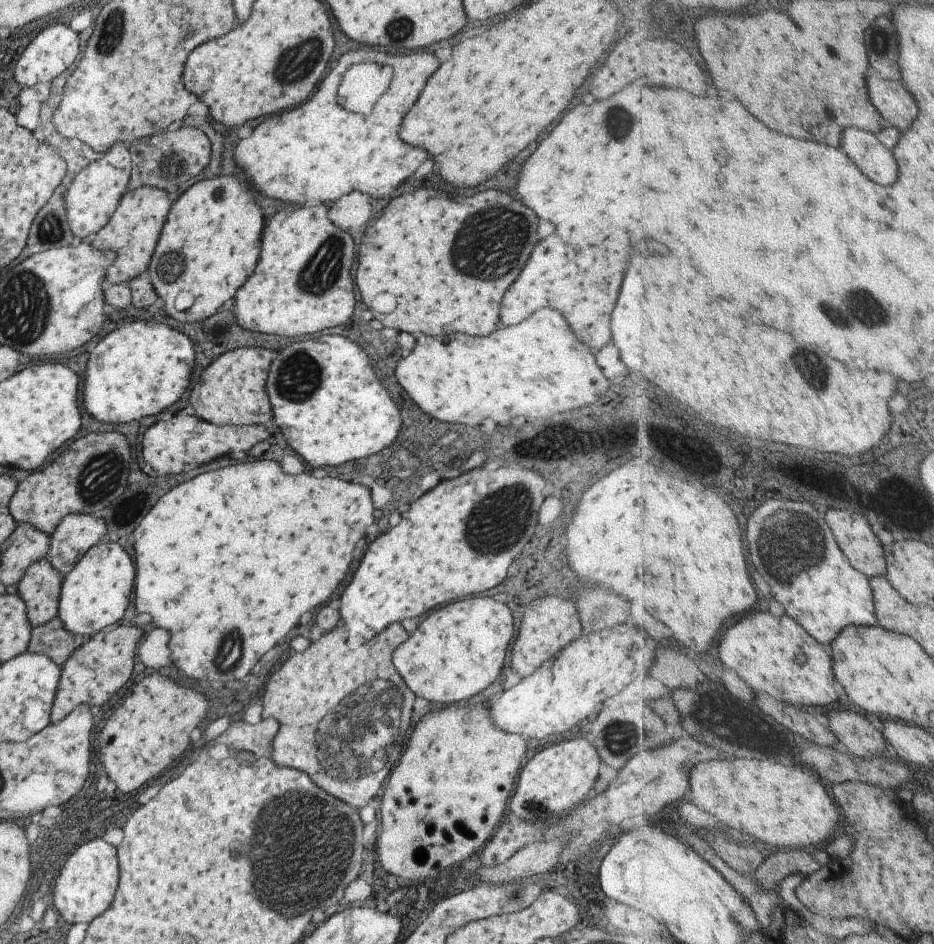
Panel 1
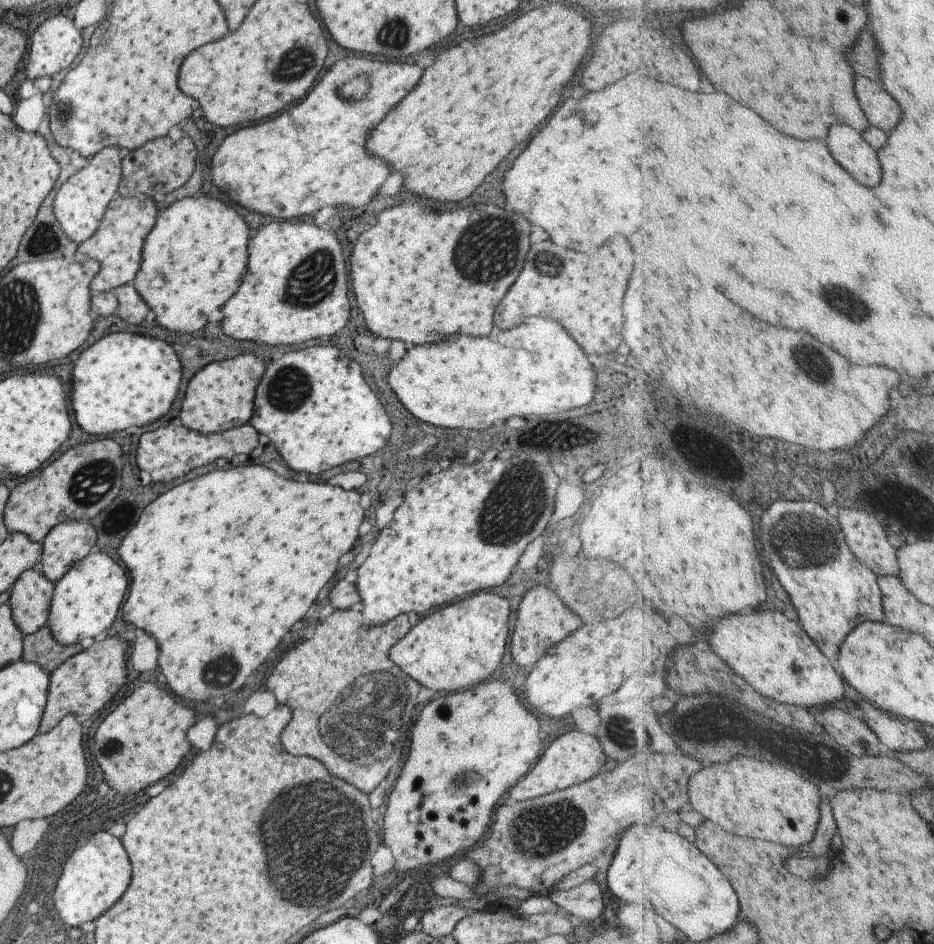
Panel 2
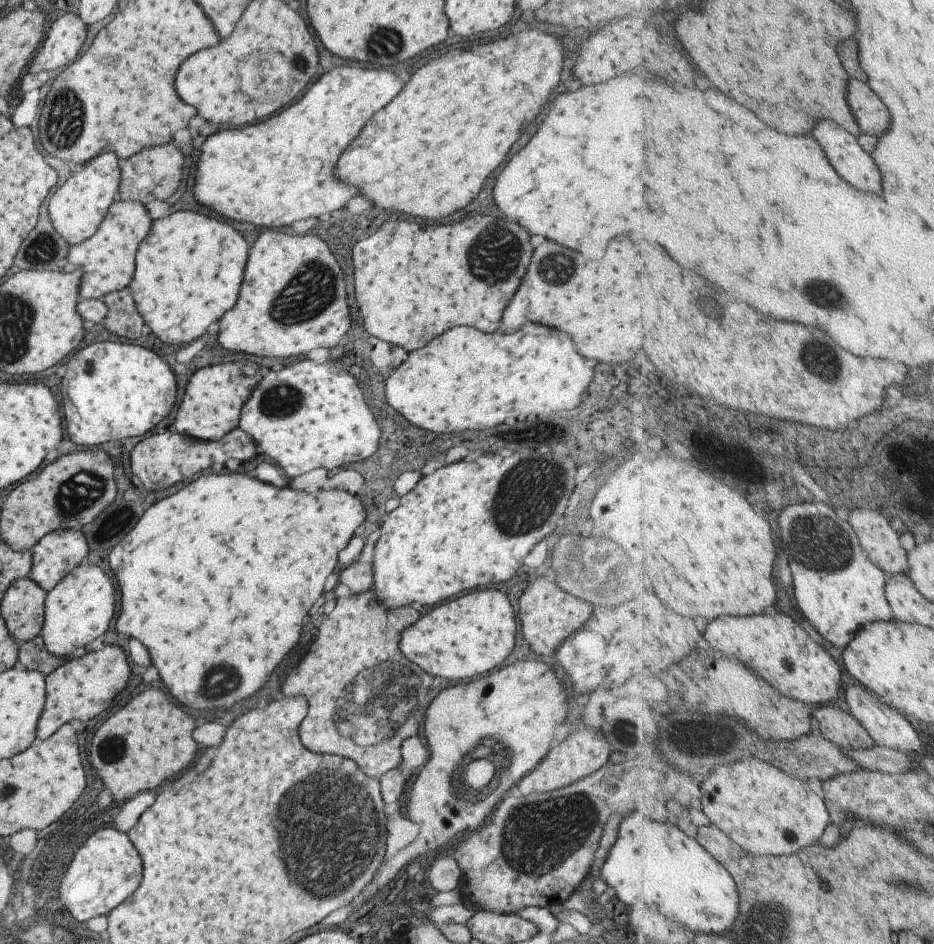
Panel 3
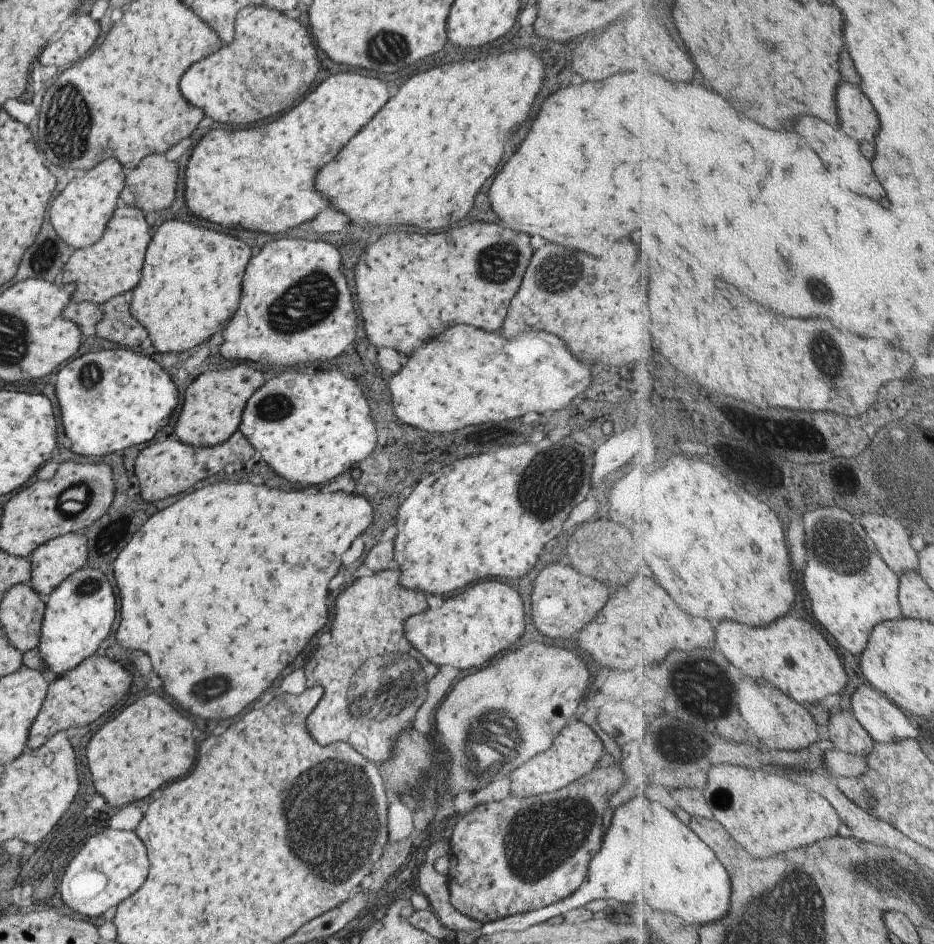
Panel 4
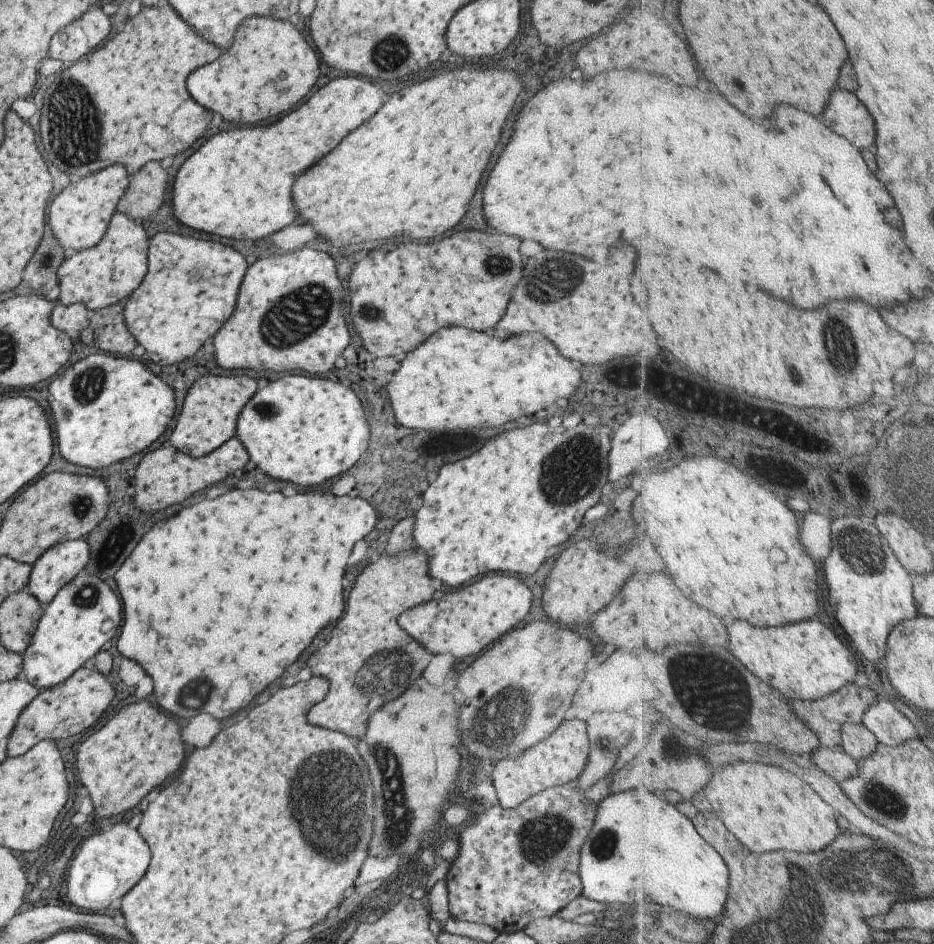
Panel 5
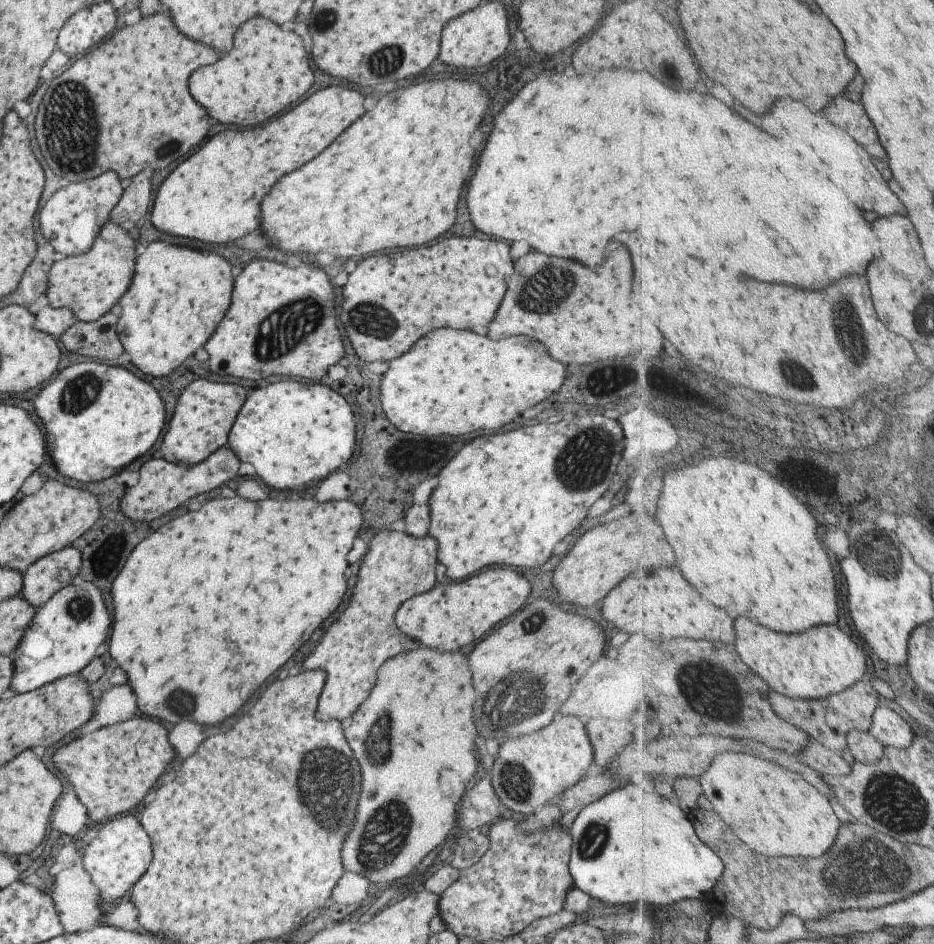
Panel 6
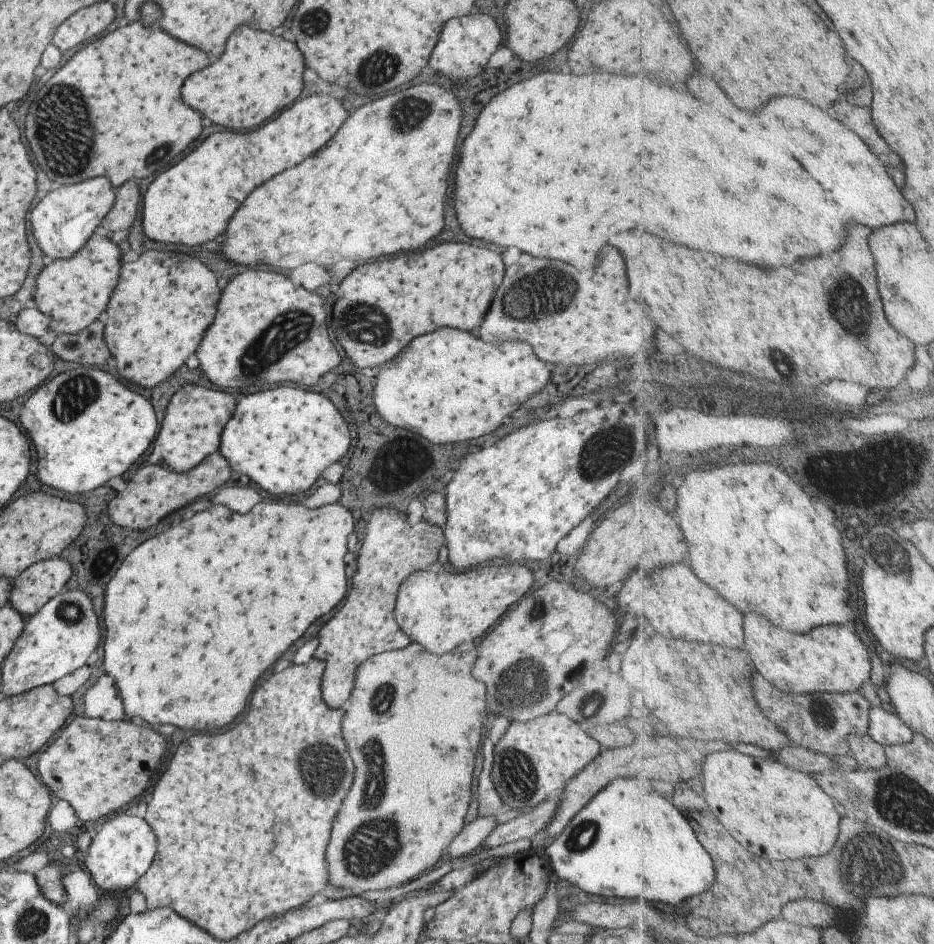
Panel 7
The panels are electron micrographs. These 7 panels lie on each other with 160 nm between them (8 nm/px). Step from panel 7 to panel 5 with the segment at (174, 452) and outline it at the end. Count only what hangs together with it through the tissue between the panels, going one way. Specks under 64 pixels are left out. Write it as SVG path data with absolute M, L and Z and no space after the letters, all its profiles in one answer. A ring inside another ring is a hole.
M245 374L229 376L205 376L194 381L185 394L175 427L169 434L169 444L183 454L205 456L235 434L241 408L257 390L257 382Z

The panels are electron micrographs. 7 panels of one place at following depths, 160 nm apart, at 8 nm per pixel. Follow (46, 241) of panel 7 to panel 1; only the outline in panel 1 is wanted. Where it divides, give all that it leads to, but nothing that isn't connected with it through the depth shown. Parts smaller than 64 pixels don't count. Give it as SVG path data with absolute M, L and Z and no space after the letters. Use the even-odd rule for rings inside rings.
M115 142L111 148L103 152L101 158L83 167L71 180L64 196L64 211L70 231L83 240L88 240L100 228L105 226L117 206L118 200L125 192L131 174L130 152Z

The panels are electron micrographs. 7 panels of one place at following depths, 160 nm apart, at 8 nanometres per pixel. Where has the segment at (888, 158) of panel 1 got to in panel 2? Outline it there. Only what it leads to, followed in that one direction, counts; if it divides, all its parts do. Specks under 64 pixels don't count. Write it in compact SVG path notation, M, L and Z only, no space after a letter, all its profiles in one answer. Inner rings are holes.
M835 124L829 132L829 148L841 166L861 184L881 184L881 164L877 158L877 150L861 138L861 134L845 124Z

